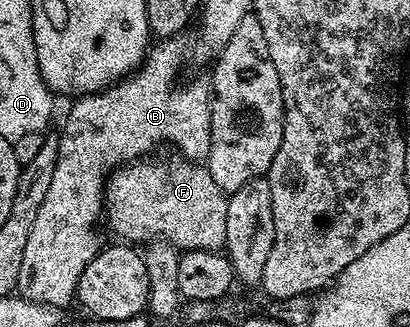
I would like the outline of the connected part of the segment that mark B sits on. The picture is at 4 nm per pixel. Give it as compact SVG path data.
M160 39L155 42L148 50L148 56L144 58L143 65L136 70L135 73L119 80L115 85L108 86L107 89L101 89L99 93L81 96L72 105L72 110L68 113L68 118L64 121L64 130L58 133L60 146L58 147L58 163L54 163L54 180L50 182L50 188L46 191L46 199L42 199L42 207L38 207L38 216L34 218L34 228L30 231L30 239L26 239L26 252L22 255L22 271L18 274L18 283L16 284L19 296L25 297L28 301L34 303L42 303L43 305L55 305L57 307L65 307L71 301L77 300L76 288L80 282L82 271L86 271L96 254L102 248L100 237L95 233L96 220L101 220L102 210L106 205L106 178L110 171L117 167L131 163L137 159L144 159L149 156L148 153L155 147L156 143L162 141L173 141L178 148L181 149L183 156L195 163L207 162L208 152L212 146L212 90L209 82L192 81L189 85L184 85L181 89L176 89L176 76L180 73L180 64L184 61L184 49L179 45L176 39Z

